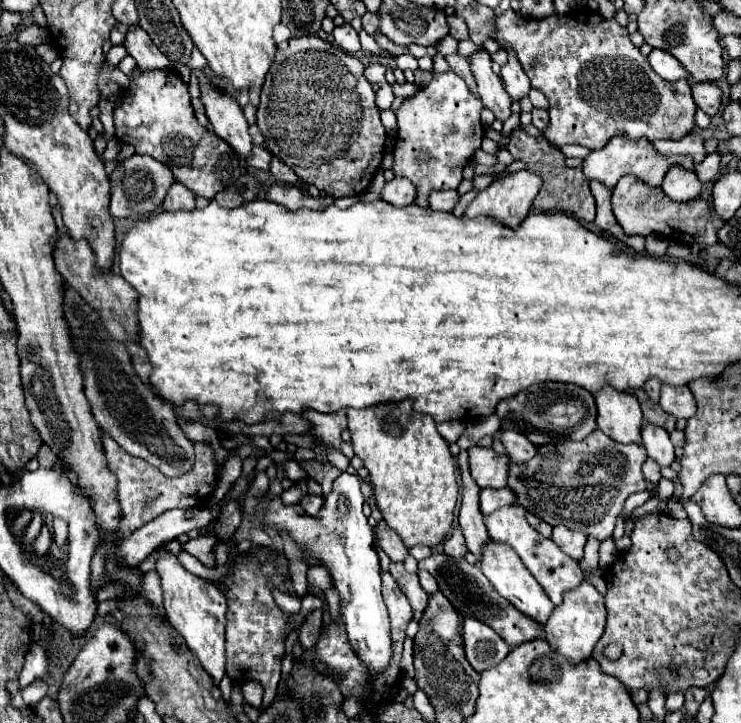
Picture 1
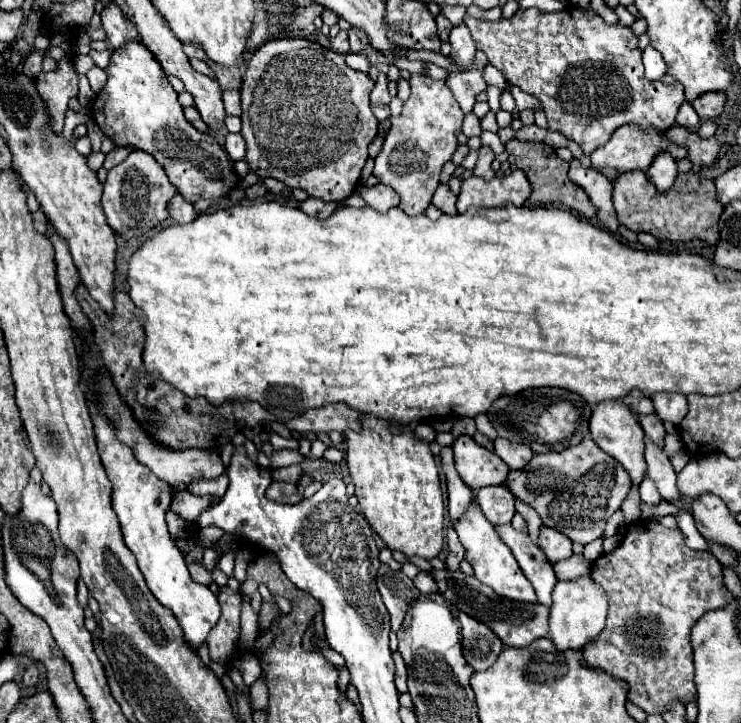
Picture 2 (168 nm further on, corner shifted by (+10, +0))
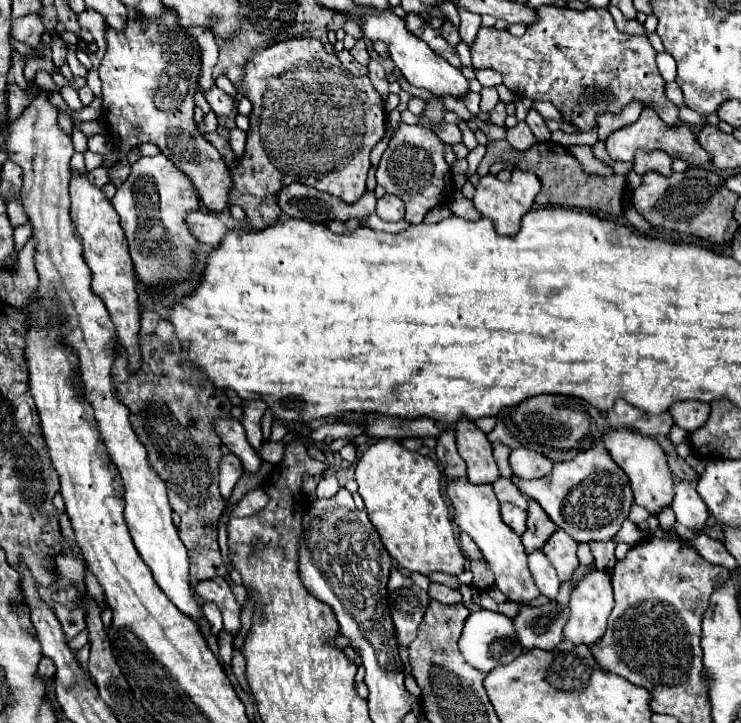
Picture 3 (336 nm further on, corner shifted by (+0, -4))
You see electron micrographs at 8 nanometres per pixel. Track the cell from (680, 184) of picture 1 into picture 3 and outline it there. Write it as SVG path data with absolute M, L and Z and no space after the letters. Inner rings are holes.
M639 150L635 154L635 160L633 160L633 170L639 176L643 176L645 172L659 172L663 176L669 176L673 172L671 158L663 150L651 150L651 152Z

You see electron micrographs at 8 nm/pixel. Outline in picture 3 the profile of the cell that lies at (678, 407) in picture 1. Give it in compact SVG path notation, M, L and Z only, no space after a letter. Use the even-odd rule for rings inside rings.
M675 402L669 412L673 422L691 434L707 422L711 406L707 402Z

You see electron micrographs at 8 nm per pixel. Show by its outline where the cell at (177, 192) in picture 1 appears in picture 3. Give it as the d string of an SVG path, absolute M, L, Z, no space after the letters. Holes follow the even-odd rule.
M203 210L191 212L187 216L187 226L189 226L191 234L199 242L203 242L203 244L207 244L211 248L215 248L223 240L223 236L227 232L225 224L215 214L209 214L209 212L203 212Z

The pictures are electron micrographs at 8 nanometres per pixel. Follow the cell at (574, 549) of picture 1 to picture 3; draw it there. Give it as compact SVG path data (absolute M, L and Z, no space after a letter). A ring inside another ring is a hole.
M557 530L551 540L543 546L545 556L549 558L551 566L557 570L557 576L561 582L567 582L573 574L573 570L579 566L577 560L577 542L563 530Z

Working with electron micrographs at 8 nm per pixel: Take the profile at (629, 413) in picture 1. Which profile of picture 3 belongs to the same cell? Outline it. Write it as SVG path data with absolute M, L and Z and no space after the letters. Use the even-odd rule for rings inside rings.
M607 432L605 436L605 448L609 450L611 458L617 462L617 466L629 476L631 490L635 494L635 504L645 508L651 514L659 514L663 508L671 506L673 502L673 476L665 462L665 452L653 438L639 436L637 432Z

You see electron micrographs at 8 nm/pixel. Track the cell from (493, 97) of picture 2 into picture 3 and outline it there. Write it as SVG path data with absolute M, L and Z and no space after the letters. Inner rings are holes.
M497 102L497 106L489 112L489 122L491 124L497 124L497 126L505 126L505 104L503 102Z

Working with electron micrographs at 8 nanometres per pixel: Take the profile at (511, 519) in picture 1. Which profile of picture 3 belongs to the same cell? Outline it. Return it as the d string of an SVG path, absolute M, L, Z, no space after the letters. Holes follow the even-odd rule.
M535 550L533 554L529 554L529 570L541 594L549 600L555 600L559 592L559 578L555 574L555 568L551 568L547 556L543 556L543 550Z

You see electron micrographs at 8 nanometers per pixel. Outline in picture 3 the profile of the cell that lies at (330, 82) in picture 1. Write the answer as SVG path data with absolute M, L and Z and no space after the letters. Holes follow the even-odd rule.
M291 38L285 42L277 42L261 52L257 52L247 64L245 64L245 76L243 76L243 92L245 96L251 100L253 104L253 112L249 114L249 130L247 130L247 144L245 144L245 154L237 160L237 168L235 172L231 172L231 180L233 180L233 188L229 194L229 204L239 204L245 214L247 214L247 222L249 222L249 230L265 230L269 226L273 226L277 222L277 218L281 216L281 208L277 206L277 194L283 186L291 184L291 182L303 182L307 186L315 186L321 192L331 192L333 196L343 198L345 202L355 202L365 194L365 180L367 180L367 170L369 170L369 152L371 148L383 138L385 132L385 112L383 112L383 100L379 100L379 94L373 90L373 84L367 76L353 76L349 70L343 68L343 64L339 62L339 58L331 52L323 50L323 44L315 38Z

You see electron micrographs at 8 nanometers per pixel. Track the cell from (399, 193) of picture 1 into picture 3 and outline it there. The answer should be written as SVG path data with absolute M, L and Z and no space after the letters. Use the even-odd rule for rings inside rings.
M385 194L383 198L377 200L377 216L385 222L399 222L405 216L403 202L397 196Z

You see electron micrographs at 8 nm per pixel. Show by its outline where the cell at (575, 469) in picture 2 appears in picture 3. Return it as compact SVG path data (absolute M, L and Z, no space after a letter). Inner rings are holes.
M593 446L579 452L567 462L555 462L551 476L539 480L523 480L513 476L511 482L529 498L537 500L547 516L577 542L611 540L621 522L629 516L633 504L633 492L627 474L613 462L603 446Z

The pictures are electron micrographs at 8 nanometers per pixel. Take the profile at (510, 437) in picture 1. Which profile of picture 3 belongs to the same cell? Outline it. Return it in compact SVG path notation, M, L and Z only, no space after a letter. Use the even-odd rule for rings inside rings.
M529 448L513 450L509 462L511 462L513 474L521 478L545 478L553 470L553 462L549 458Z

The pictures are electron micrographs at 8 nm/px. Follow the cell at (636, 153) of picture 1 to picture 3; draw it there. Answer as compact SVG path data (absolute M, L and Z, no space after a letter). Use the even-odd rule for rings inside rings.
M643 108L641 116L639 116L639 120L635 124L611 132L607 136L607 140L605 140L605 146L607 146L609 156L613 160L621 160L621 162L631 162L639 148L643 148L643 150L655 150L655 148L665 150L669 156L681 158L689 166L707 166L711 162L711 156L701 148L697 136L687 126L665 126L665 122L651 108Z

